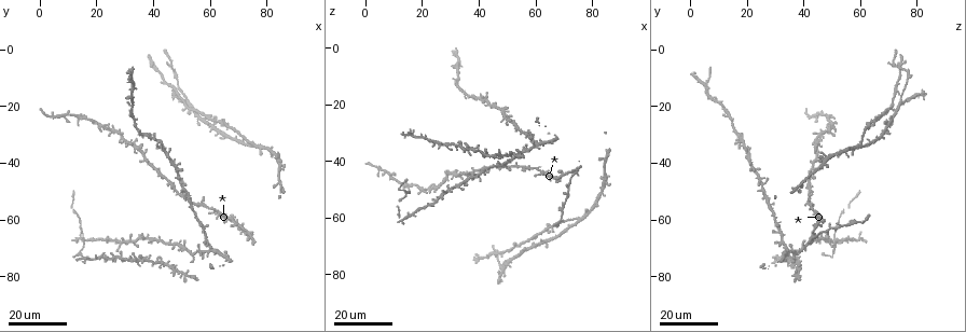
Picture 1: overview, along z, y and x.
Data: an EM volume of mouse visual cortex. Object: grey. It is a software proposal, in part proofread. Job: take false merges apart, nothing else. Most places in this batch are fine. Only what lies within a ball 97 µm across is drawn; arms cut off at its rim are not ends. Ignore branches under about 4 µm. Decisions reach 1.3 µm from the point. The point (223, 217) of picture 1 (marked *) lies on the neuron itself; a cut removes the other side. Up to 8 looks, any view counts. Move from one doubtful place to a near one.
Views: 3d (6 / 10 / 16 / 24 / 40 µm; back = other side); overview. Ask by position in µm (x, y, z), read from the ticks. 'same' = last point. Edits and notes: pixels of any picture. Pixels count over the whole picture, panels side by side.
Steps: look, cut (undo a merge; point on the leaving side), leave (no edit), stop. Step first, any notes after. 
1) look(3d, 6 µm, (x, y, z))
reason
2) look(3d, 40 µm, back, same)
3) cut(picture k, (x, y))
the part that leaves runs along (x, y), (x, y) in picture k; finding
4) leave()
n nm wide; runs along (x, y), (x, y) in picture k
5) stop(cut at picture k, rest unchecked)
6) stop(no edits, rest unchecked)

look(3d, 16 µm, (60, 71, 35))
three-way junction

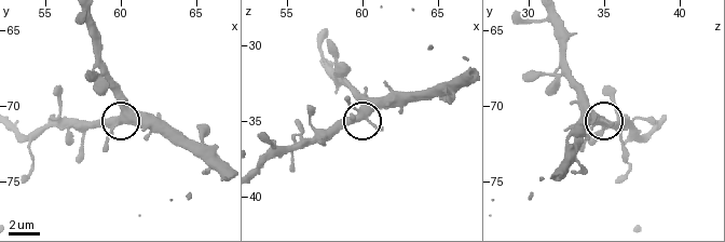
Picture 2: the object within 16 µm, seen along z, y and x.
look(3d, 6 µm, same)
zoom in

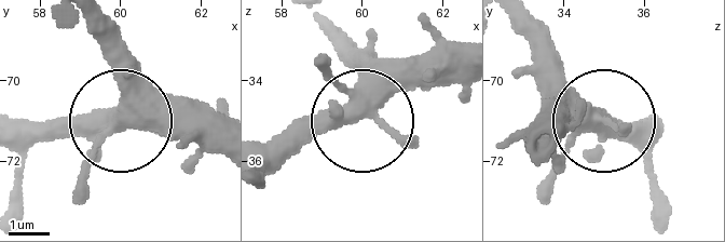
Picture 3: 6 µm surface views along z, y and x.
look(3d, 6 µm, back, (60.30, 71.00, 34.50))

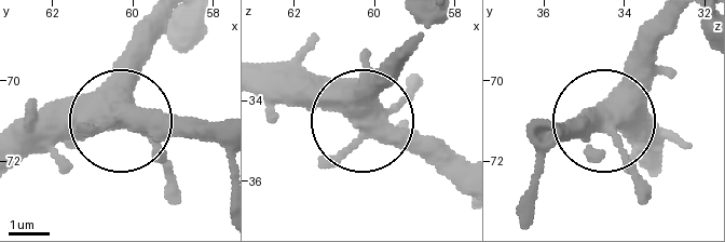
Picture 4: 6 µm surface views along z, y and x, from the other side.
leave()
side arm 22 µm; one neuron here

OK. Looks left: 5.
look(3d, 24 µm, (72, 64, 49))
four arms meet

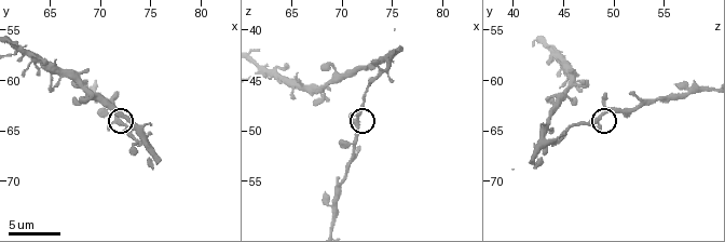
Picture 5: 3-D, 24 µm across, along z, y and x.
look(3d, 6 µm, (71.4, 63.2, 48.8))

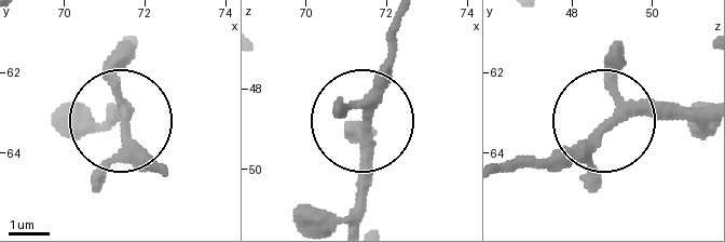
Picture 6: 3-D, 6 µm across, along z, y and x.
leave()
runs along (159, 170), (114, 105) in picture 6; all the same neuron

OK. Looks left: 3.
look(3d, 24 µm, (52, 18, 74))
three arms meet

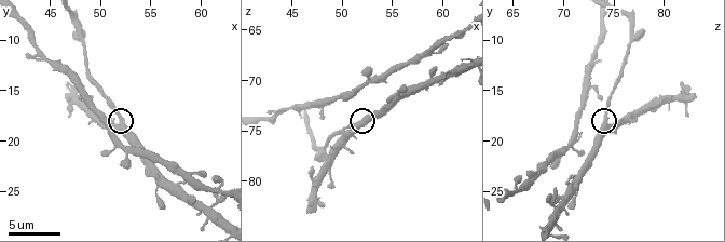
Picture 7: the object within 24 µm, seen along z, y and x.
look(3d, 6 µm, (51.6, 18.6, 74.6))

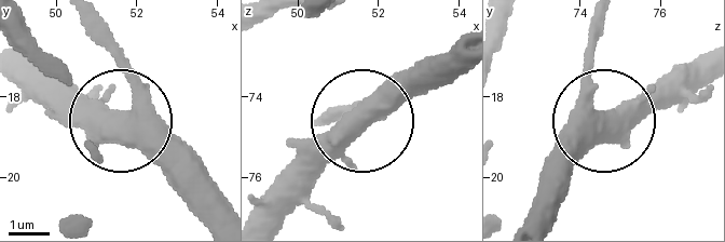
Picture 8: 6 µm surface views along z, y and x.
leave()
runs along (460, 44), (418, 65), (277, 205) in picture 8; all the same neuron

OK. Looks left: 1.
stop(no edits, rest unchecked)

